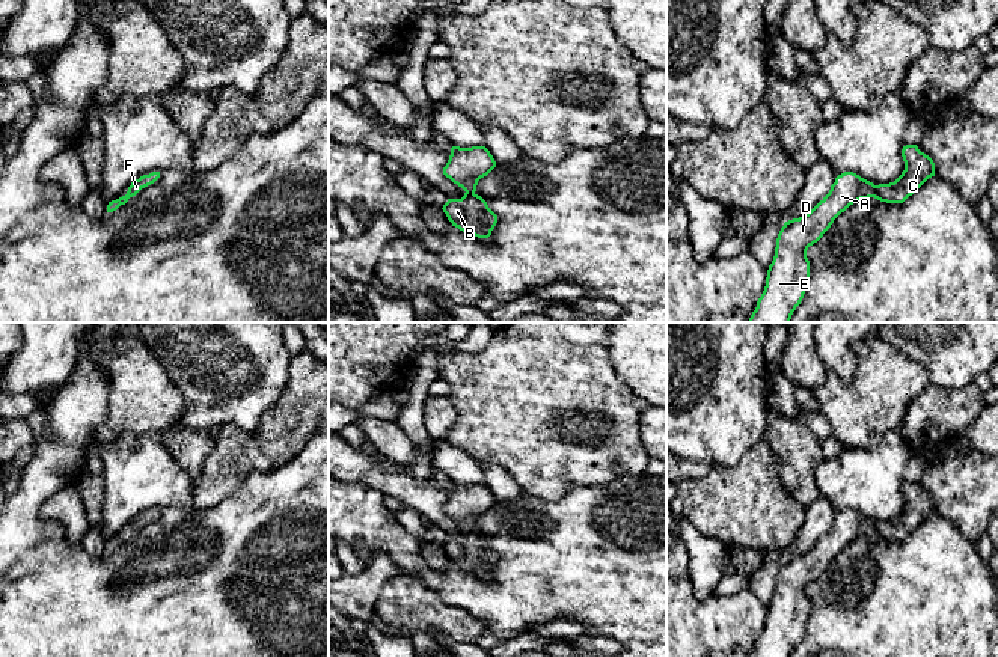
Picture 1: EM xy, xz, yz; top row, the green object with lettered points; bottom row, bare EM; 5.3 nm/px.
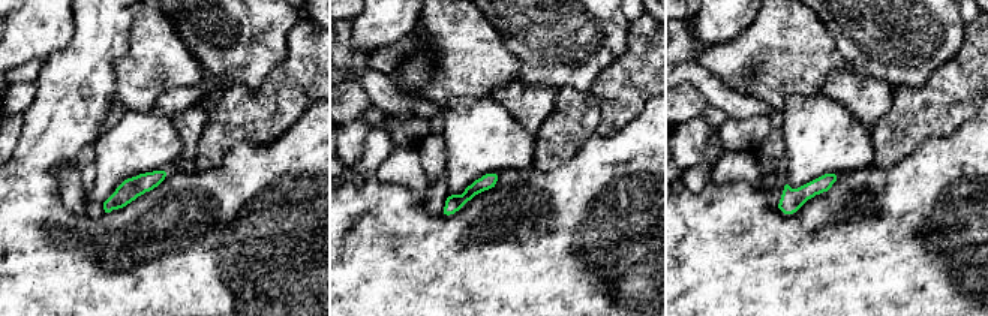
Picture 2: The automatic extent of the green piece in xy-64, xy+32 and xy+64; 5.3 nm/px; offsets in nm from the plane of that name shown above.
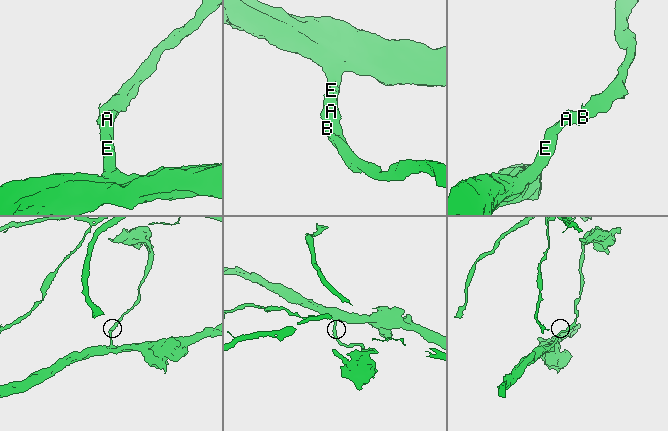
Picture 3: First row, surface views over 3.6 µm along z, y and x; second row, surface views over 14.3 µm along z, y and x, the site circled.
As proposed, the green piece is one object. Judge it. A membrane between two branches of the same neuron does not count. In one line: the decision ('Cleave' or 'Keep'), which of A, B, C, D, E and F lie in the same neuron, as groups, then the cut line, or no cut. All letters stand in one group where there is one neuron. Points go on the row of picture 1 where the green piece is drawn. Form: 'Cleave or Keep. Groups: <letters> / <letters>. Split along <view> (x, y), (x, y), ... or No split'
Keep. Groups: A B C D E F. No split

